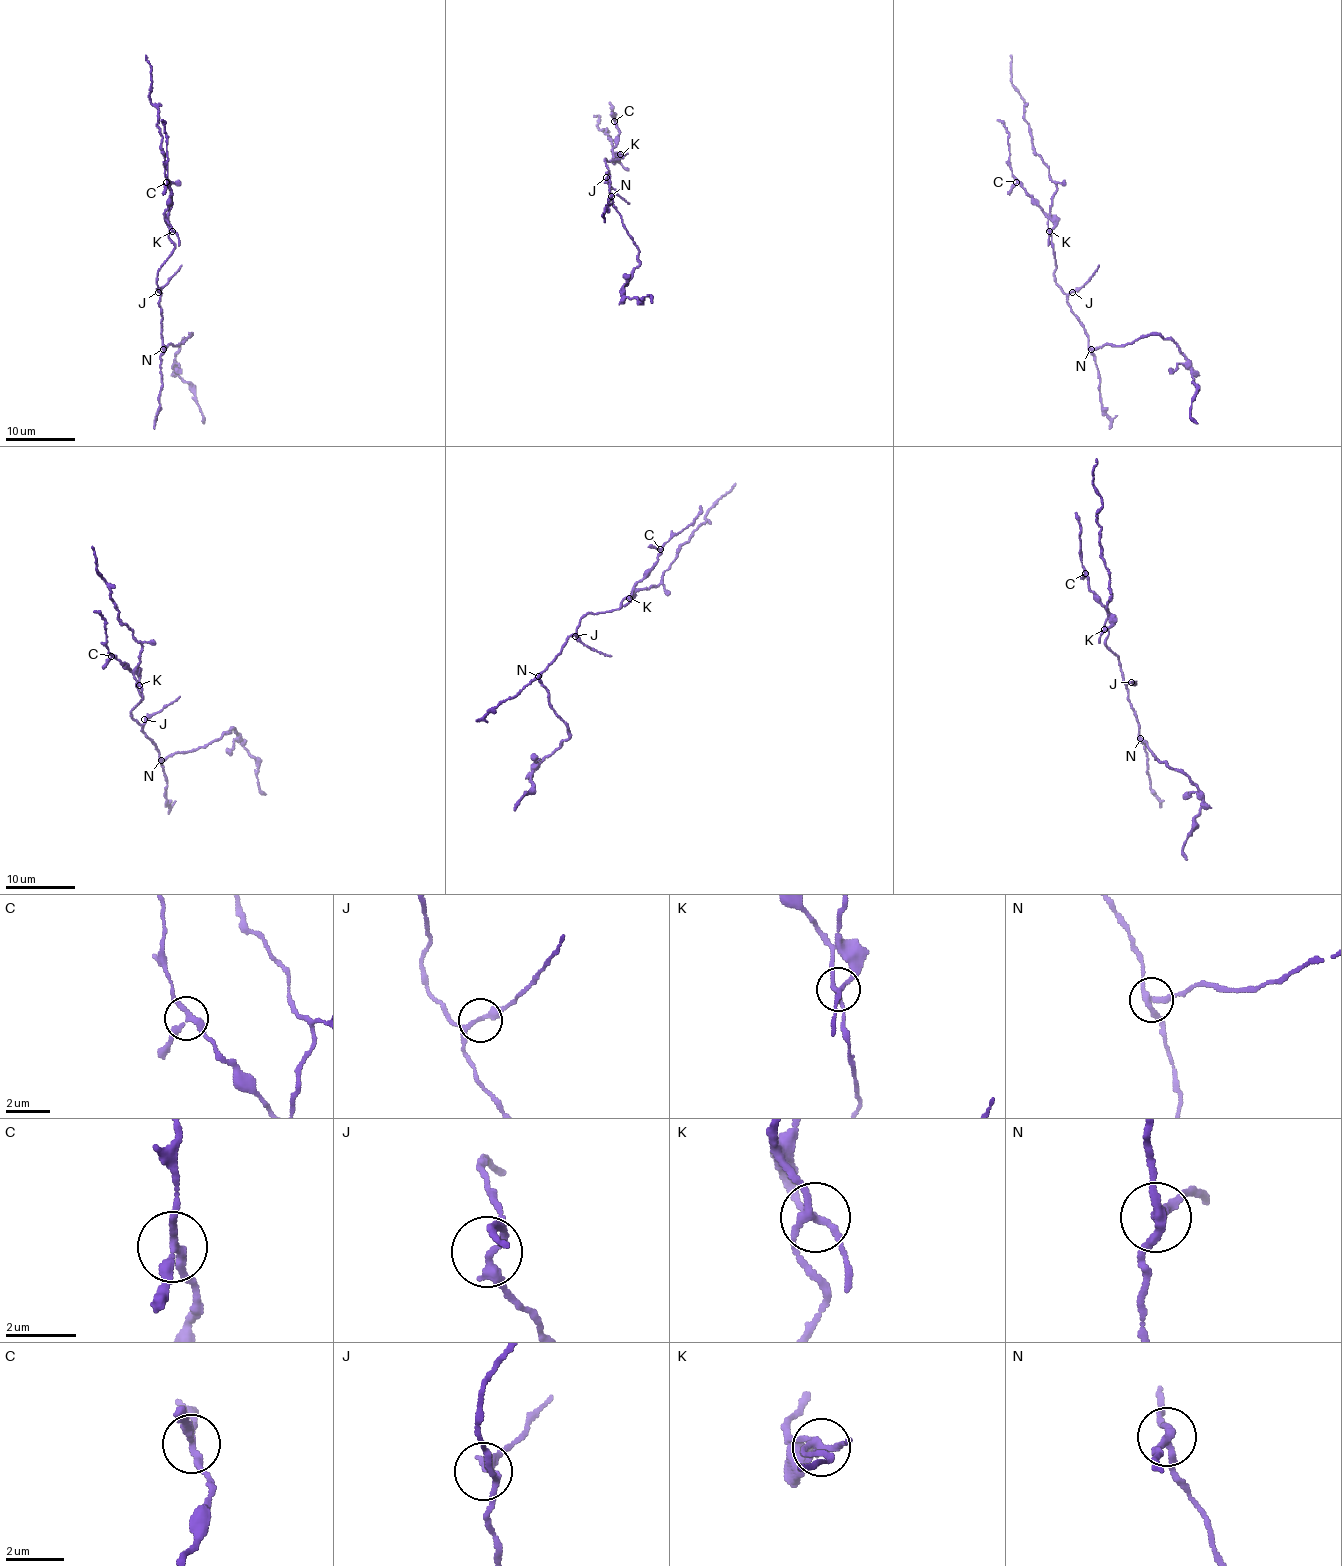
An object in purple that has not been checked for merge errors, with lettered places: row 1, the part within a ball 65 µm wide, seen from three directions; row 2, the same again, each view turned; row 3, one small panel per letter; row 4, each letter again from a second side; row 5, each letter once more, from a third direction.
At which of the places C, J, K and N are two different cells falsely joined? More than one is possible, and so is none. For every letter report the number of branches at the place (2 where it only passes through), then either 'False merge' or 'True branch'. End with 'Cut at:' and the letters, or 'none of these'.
C: Branches: 3. True branch
J: Branches: 3. True branch
K: Branches: 4. False merge
N: Branches: 3. False merge
Cut at: K, N

